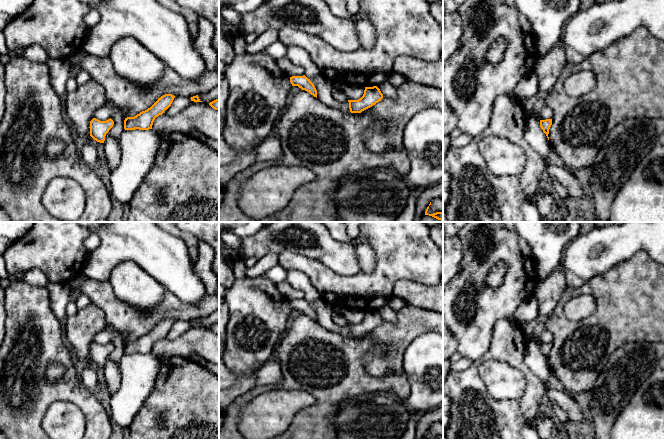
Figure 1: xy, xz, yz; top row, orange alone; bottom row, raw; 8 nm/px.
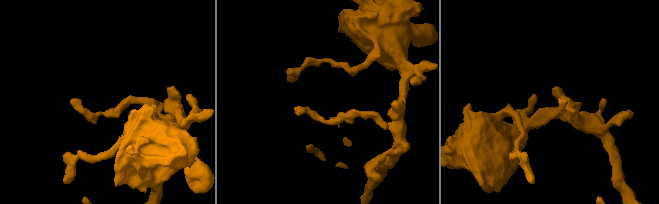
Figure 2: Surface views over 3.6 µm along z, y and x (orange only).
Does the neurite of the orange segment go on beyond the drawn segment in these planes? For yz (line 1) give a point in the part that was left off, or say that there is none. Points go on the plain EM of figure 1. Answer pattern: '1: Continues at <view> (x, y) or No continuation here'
1: No continuation here

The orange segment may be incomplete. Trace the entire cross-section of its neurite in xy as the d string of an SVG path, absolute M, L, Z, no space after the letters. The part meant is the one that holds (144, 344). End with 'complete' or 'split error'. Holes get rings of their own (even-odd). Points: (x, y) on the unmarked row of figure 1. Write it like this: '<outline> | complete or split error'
M165 318L158 322L158 324L147 334L140 336L134 341L127 341L124 344L125 354L149 354L152 353L153 346L156 341L162 339L167 334L175 320L172 318Z | complete

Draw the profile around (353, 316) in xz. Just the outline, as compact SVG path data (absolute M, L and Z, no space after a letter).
M344 308L342 316L346 319L348 324L358 324L364 318L365 311L361 309Z

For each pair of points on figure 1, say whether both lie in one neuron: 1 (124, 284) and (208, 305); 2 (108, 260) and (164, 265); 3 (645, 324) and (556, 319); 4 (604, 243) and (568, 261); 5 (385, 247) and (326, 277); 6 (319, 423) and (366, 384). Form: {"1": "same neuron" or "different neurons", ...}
{"1": "different neurons", "2": "same neuron", "3": "same neuron", "4": "same neuron", "5": "same neuron", "6": "same neuron"}

